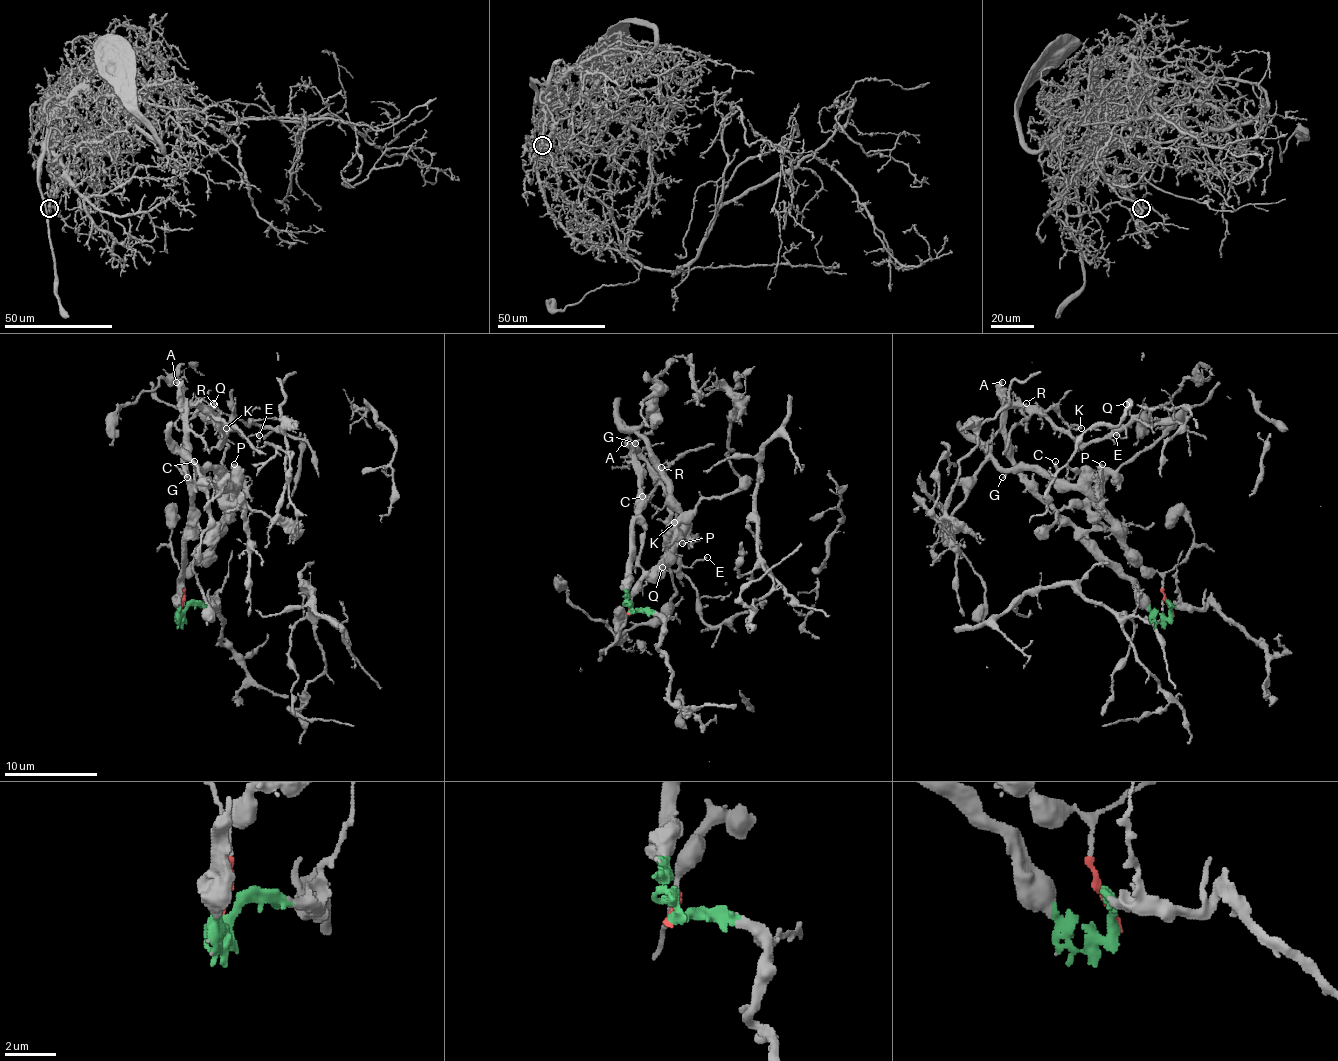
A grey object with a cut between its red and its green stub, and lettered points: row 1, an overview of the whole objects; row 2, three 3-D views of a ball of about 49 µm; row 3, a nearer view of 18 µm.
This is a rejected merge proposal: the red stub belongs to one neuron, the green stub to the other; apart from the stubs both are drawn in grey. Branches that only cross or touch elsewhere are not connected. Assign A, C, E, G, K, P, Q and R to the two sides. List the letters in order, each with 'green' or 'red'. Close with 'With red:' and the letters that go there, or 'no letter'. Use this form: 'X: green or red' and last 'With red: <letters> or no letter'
A: green
C: green
E: green
G: green
K: green
P: red
Q: green
R: green
With red: P

